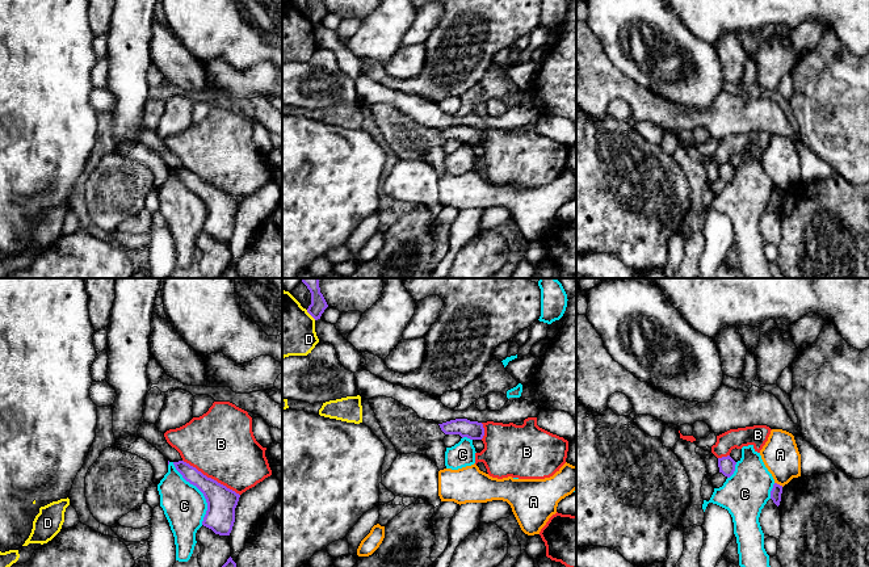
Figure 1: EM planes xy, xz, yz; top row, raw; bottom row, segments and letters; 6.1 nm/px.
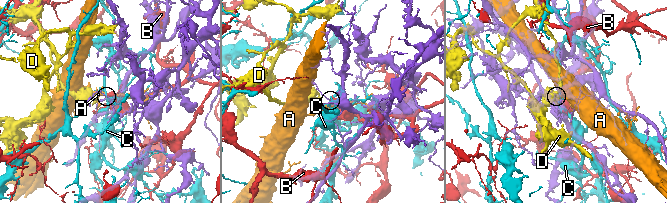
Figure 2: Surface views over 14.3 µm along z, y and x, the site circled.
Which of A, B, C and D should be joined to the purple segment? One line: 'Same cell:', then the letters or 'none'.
Same cell: none

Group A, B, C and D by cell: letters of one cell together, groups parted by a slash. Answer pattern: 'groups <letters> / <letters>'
groups A / B / C / D

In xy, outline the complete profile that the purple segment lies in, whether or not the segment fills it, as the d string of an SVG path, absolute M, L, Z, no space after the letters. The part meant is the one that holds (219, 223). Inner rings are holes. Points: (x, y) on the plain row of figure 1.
M184 167L173 168L173 171L182 184L196 192L206 205L207 217L202 231L211 235L215 240L230 242L240 201L217 186L207 184Z

